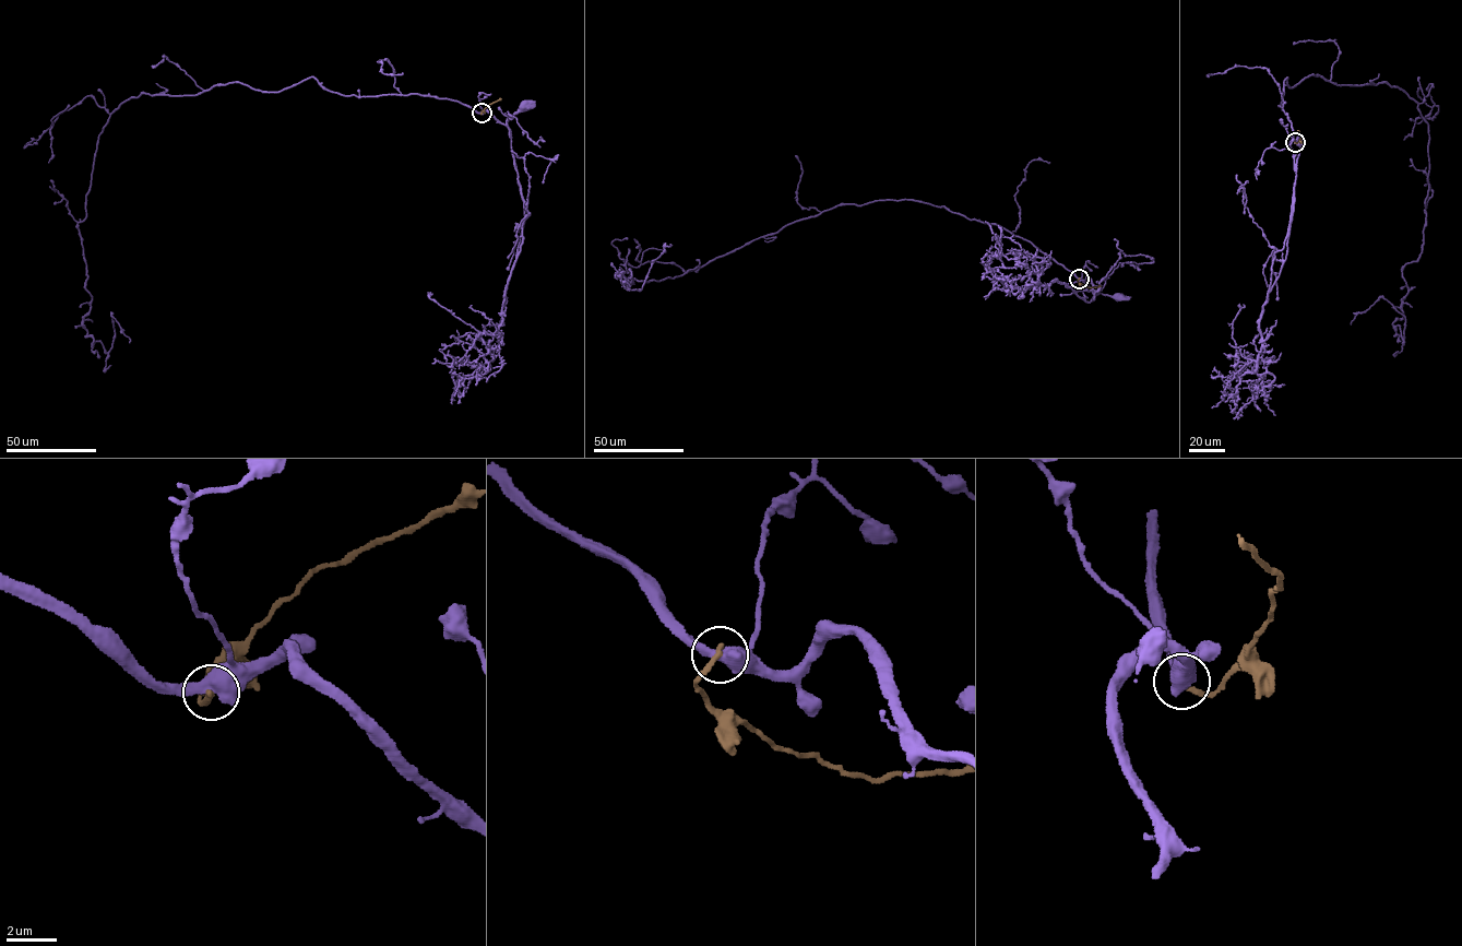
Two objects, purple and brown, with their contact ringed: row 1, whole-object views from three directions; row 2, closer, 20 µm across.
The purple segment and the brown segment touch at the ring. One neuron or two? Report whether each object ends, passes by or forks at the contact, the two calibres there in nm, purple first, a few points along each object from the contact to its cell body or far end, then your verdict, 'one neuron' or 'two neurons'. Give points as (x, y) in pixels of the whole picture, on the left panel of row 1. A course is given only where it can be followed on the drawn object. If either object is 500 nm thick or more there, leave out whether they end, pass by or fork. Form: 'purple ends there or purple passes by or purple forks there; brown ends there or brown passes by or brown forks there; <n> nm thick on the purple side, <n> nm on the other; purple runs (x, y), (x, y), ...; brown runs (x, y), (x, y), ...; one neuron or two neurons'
500 nm thick on the purple side, 240 nm on the other; purple runs (482, 113), (487, 110), (506, 126), (511, 137), (508, 120), (522, 107); brown runs (482, 113), (501, 98); two neurons

